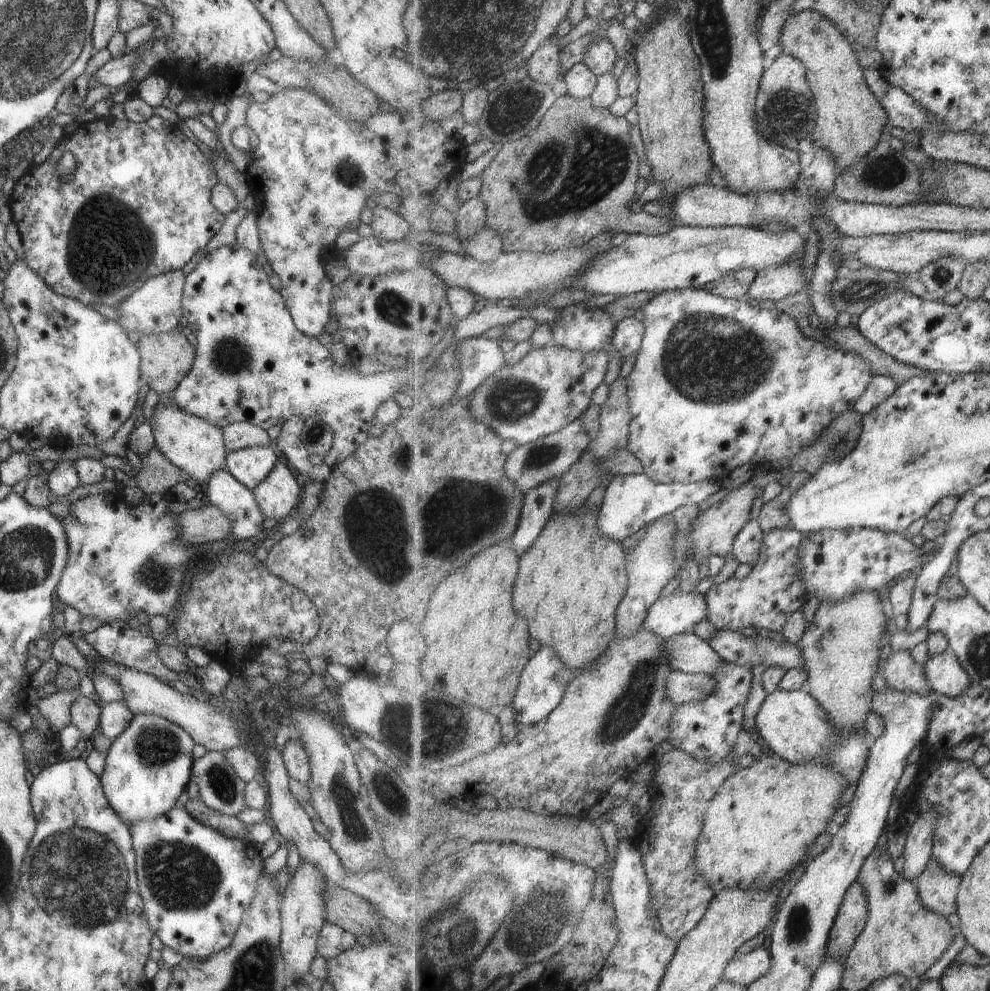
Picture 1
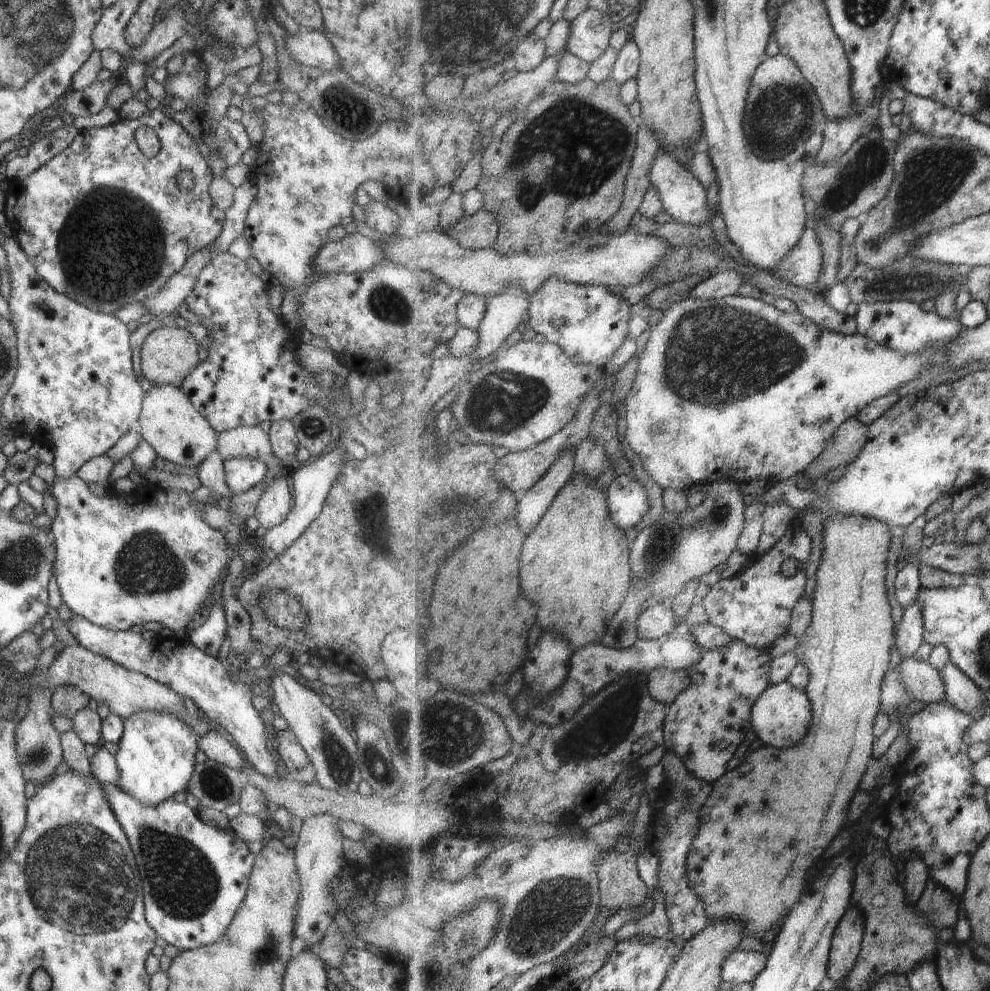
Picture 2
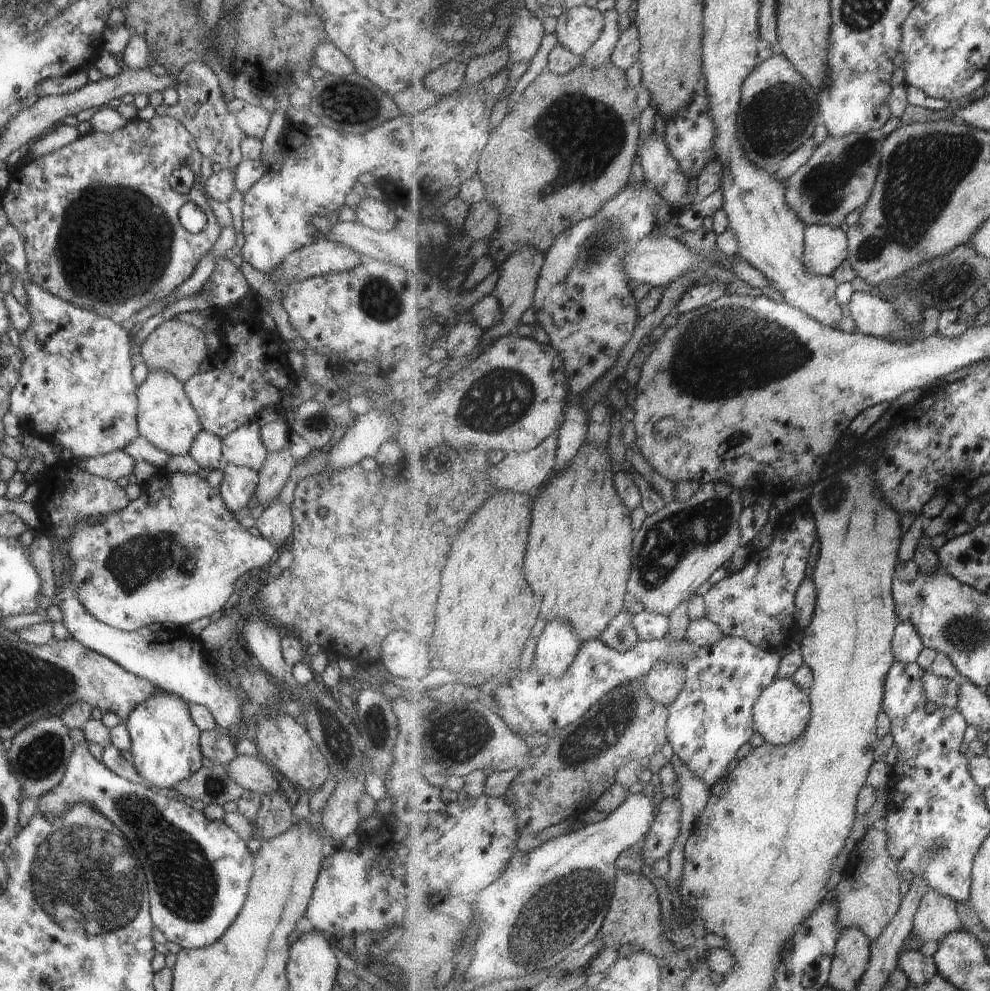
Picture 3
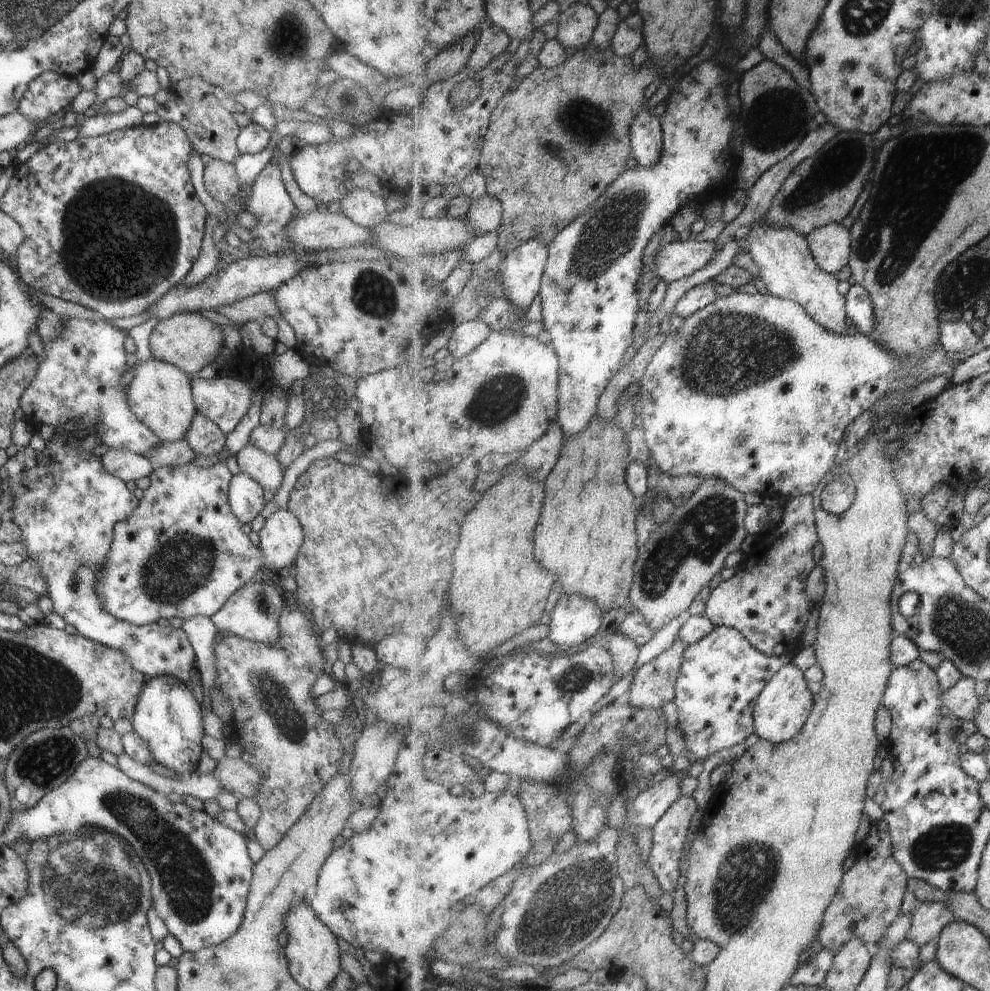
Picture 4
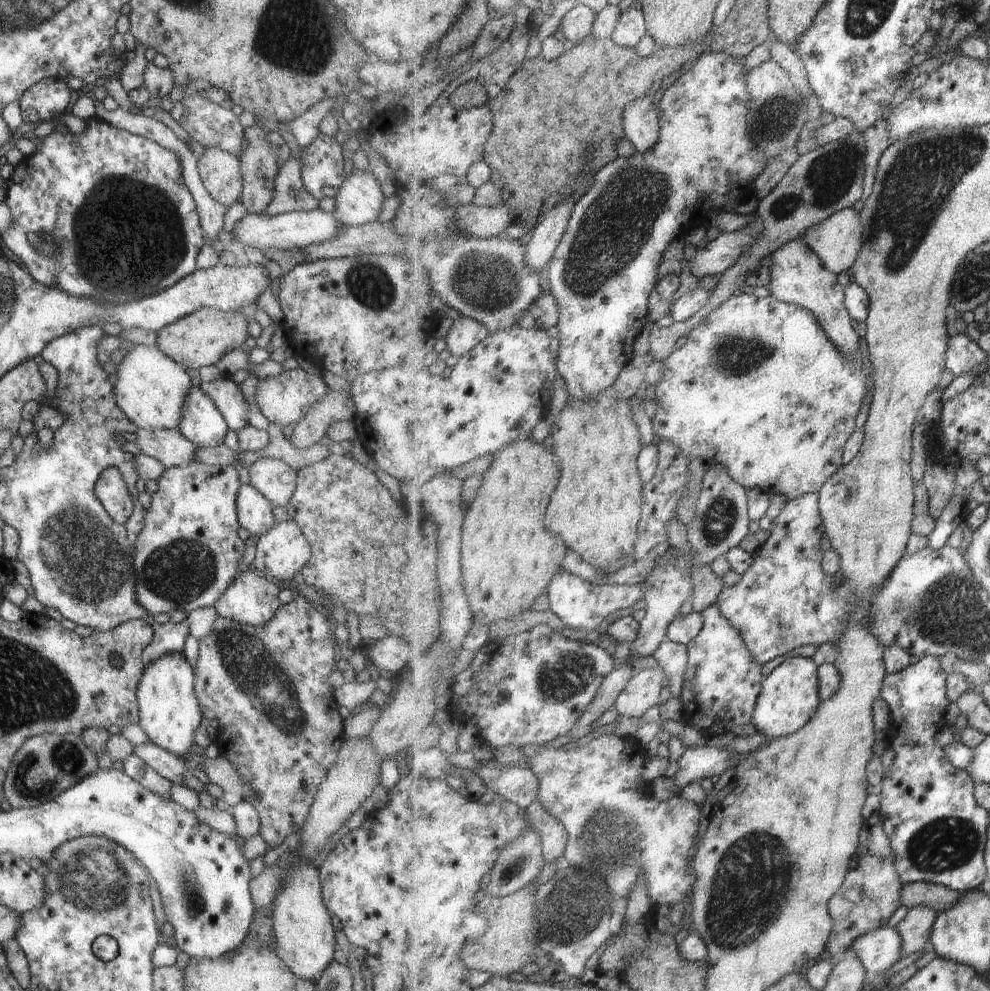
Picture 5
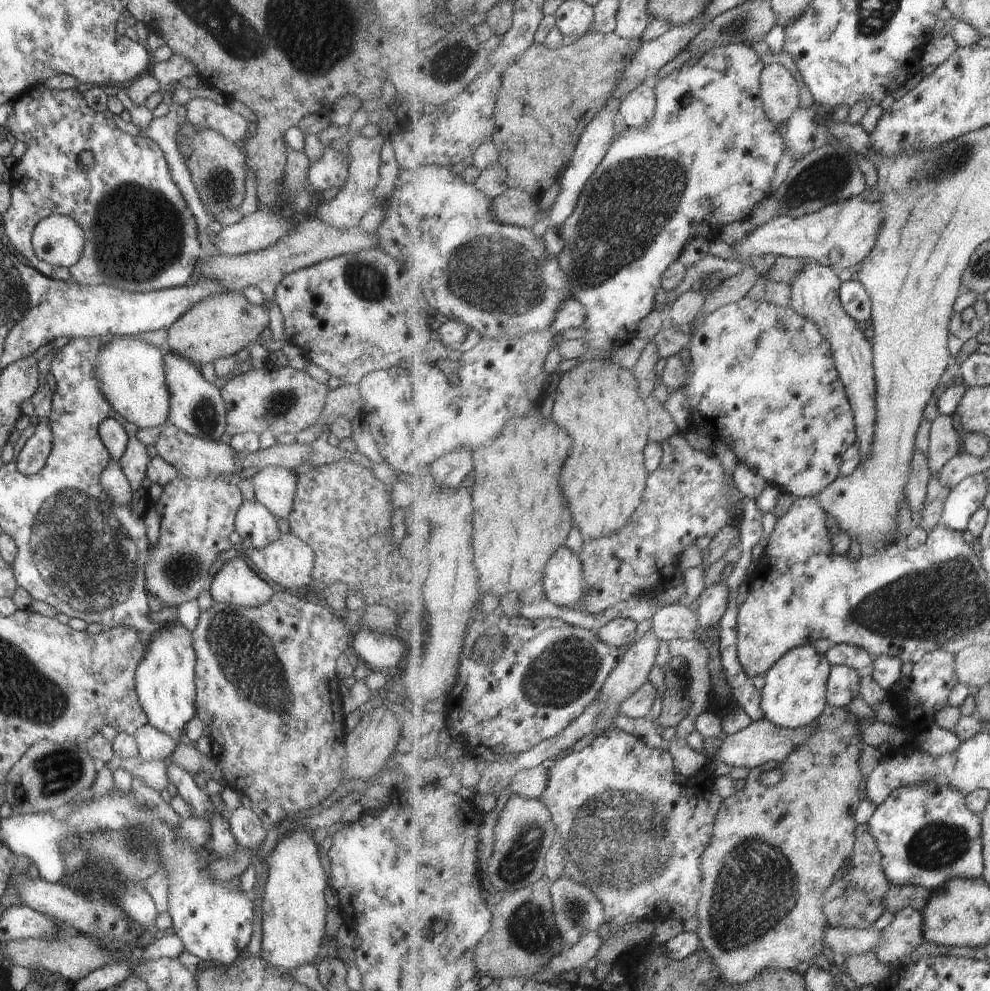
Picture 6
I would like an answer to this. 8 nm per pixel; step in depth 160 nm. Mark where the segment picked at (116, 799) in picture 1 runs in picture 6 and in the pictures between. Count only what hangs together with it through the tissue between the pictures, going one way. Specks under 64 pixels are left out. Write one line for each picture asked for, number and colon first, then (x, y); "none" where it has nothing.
2: (155, 758)
3: (164, 744)
4: (167, 717)
5: (168, 711)
6: (164, 678)

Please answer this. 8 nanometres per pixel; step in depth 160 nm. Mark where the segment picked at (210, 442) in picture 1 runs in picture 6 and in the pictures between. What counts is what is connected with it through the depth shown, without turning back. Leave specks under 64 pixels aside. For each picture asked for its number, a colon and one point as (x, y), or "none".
2: (177, 433)
3: (165, 418)
4: (159, 396)
5: (149, 387)
6: (129, 373)

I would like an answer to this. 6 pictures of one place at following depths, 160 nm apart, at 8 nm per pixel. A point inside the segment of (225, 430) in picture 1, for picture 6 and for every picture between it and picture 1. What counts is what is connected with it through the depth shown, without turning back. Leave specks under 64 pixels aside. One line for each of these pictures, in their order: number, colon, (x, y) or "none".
2: (248, 441)
3: (242, 446)
4: (263, 467)
5: (272, 478)
6: (274, 487)

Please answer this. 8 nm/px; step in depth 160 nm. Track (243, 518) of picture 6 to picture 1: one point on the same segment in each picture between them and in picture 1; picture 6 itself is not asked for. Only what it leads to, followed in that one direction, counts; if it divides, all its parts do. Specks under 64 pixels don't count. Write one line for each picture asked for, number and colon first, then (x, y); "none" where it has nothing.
1: (249, 465)
2: (241, 473)
3: (237, 485)
4: (245, 498)
5: (253, 511)

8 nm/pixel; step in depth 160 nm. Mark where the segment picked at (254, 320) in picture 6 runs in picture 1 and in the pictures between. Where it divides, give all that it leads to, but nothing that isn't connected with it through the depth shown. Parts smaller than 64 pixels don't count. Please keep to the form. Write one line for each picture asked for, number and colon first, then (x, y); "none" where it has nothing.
1: (165, 358)
2: (168, 354)
3: (174, 346)
4: (189, 341)
5: (201, 338)

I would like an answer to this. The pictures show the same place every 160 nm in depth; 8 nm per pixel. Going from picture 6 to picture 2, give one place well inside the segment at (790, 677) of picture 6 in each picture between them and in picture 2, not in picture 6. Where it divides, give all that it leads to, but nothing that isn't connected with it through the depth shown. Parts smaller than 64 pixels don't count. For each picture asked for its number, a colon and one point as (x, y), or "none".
2: (782, 717)
3: (782, 714)
4: (783, 709)
5: (790, 698)

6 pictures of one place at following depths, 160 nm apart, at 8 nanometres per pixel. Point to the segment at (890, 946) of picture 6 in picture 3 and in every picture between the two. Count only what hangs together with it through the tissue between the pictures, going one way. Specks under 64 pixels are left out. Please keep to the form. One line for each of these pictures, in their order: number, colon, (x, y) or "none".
3: (938, 915)
4: (929, 919)
5: (915, 929)

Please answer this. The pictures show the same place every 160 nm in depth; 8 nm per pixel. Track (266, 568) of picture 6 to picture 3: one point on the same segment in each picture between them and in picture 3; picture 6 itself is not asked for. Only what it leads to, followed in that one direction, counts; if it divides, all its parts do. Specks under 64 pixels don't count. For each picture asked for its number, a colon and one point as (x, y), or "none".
3: (275, 523)
4: (281, 534)
5: (281, 552)

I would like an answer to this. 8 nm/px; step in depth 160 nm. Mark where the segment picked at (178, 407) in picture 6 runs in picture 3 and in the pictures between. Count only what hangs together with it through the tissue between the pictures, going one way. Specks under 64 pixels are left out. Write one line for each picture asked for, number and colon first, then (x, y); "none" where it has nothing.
3: (205, 449)
4: (204, 438)
5: (201, 422)

